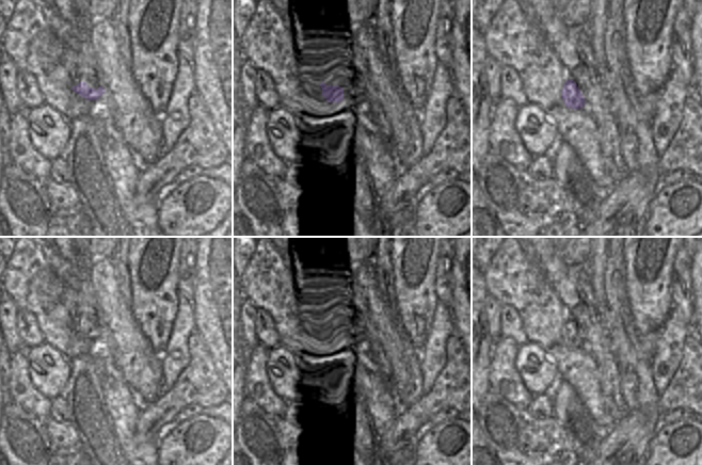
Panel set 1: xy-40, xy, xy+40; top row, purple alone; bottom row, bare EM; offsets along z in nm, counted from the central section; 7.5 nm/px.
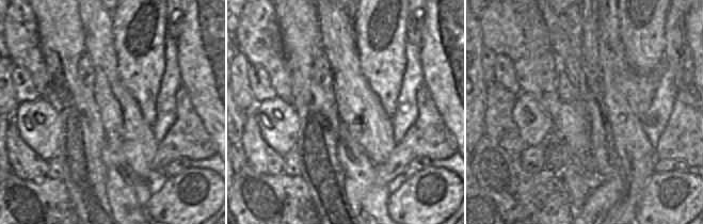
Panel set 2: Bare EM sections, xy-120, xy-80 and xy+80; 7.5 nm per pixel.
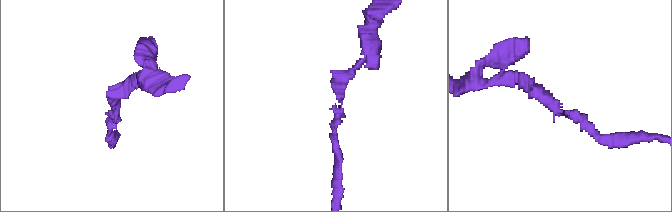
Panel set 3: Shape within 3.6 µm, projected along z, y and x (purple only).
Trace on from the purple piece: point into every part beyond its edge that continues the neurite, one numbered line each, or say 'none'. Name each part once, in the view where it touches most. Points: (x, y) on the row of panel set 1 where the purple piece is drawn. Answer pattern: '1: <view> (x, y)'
none

